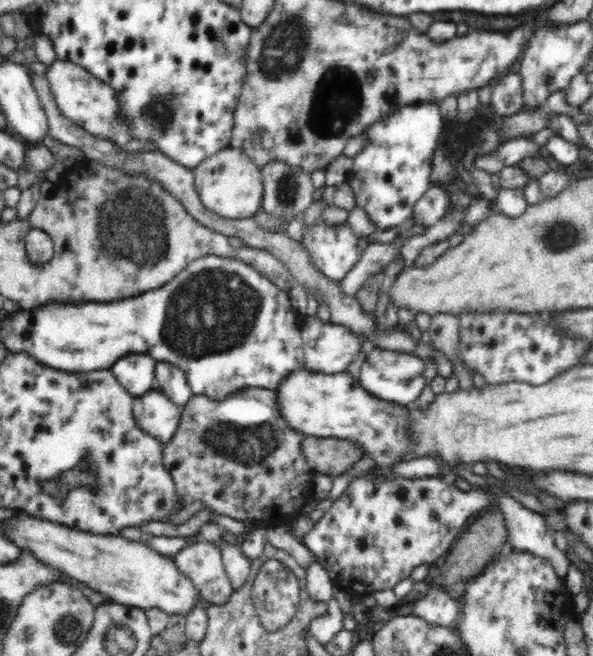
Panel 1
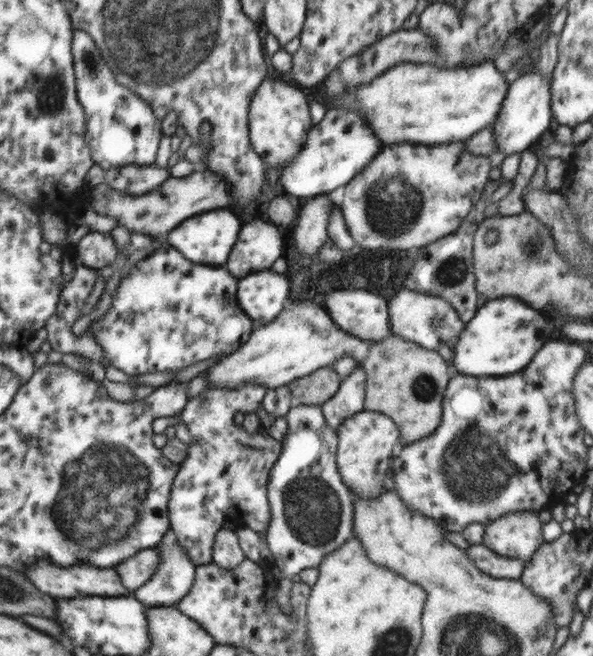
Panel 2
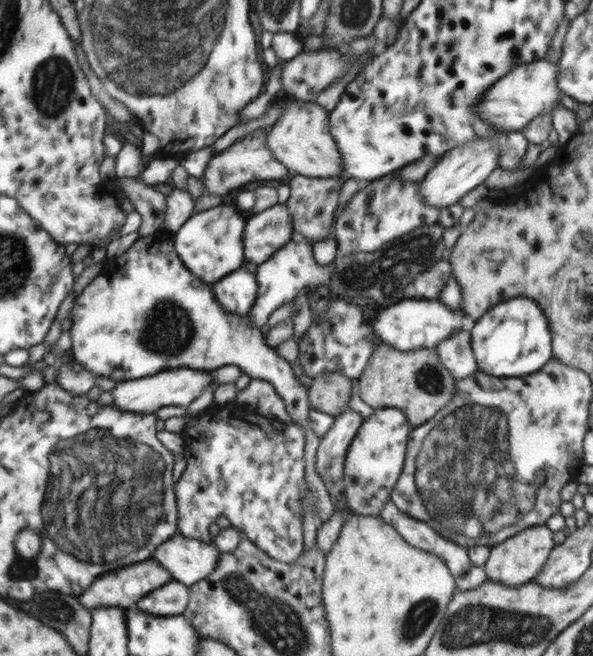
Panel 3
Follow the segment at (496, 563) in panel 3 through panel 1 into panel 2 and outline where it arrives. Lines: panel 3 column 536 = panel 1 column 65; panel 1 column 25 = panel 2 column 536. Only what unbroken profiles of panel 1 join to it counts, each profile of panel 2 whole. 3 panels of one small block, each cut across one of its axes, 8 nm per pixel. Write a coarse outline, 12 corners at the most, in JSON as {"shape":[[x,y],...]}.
{"shape":[[531,512],[489,522],[481,545],[511,559],[529,560],[541,544]]}

